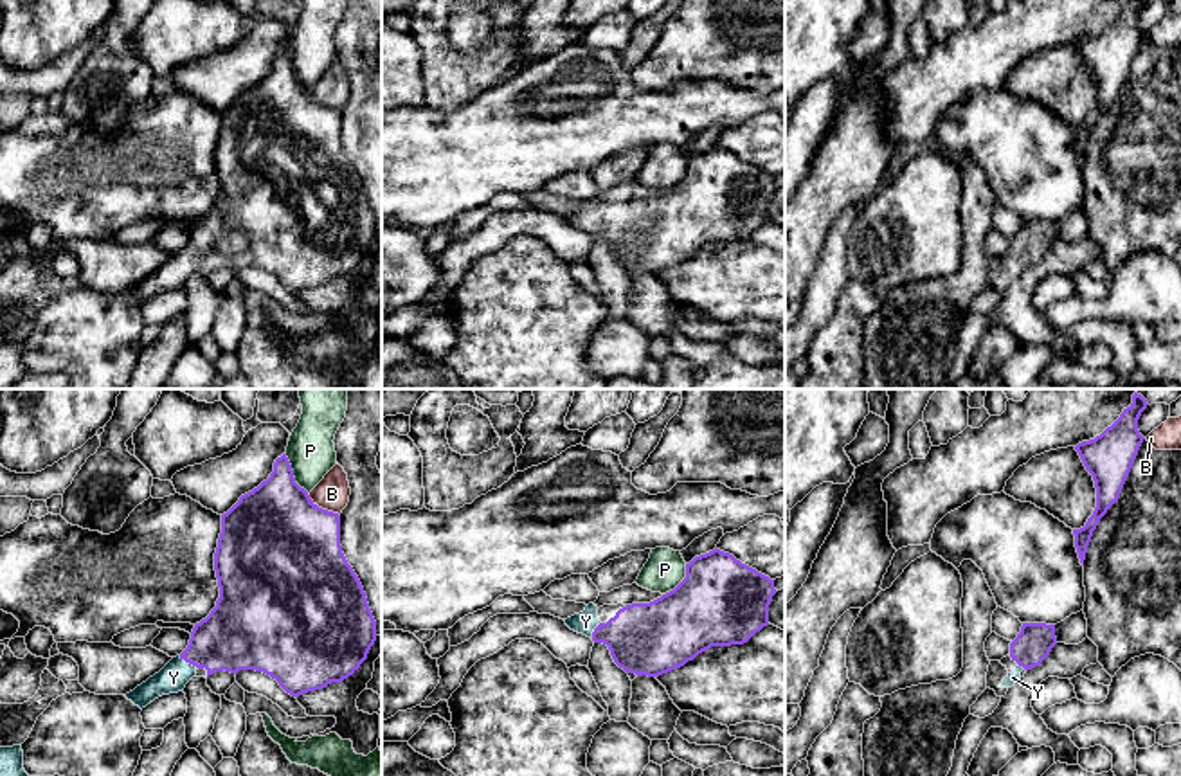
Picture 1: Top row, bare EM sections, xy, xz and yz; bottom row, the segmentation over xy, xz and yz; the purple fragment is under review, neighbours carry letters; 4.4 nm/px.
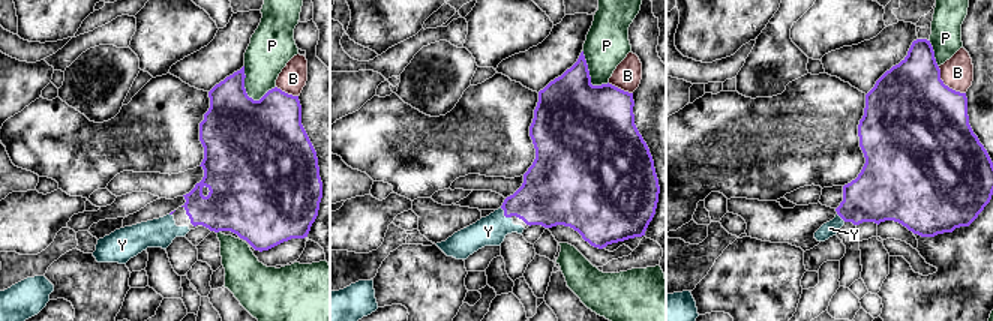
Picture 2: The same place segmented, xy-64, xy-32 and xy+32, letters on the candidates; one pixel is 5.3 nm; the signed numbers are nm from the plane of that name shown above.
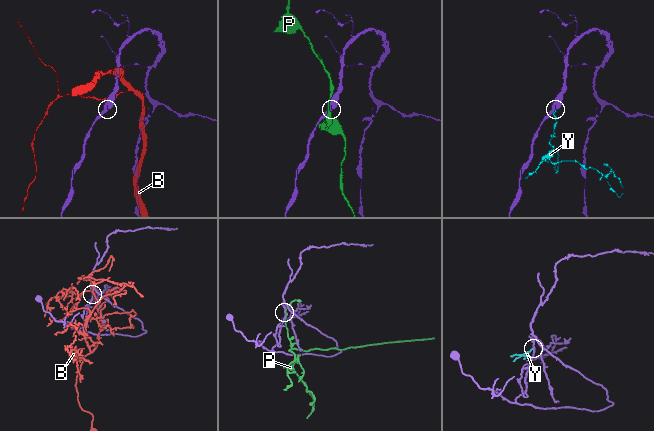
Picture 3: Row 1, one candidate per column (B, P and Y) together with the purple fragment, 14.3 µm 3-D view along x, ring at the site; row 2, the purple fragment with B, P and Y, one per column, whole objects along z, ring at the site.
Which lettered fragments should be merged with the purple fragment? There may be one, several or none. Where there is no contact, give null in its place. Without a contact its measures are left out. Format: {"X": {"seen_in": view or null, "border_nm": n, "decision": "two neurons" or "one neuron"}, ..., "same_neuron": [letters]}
{"B": {"seen_in": "xy", "border_nm": 180, "decision": "two neurons"}, "P": {"seen_in": "xy", "border_nm": 220, "decision": "two neurons"}, "Y": {"seen_in": "xy", "border_nm": 110, "decision": "one neuron"}, "same_neuron": ["Y"]}

